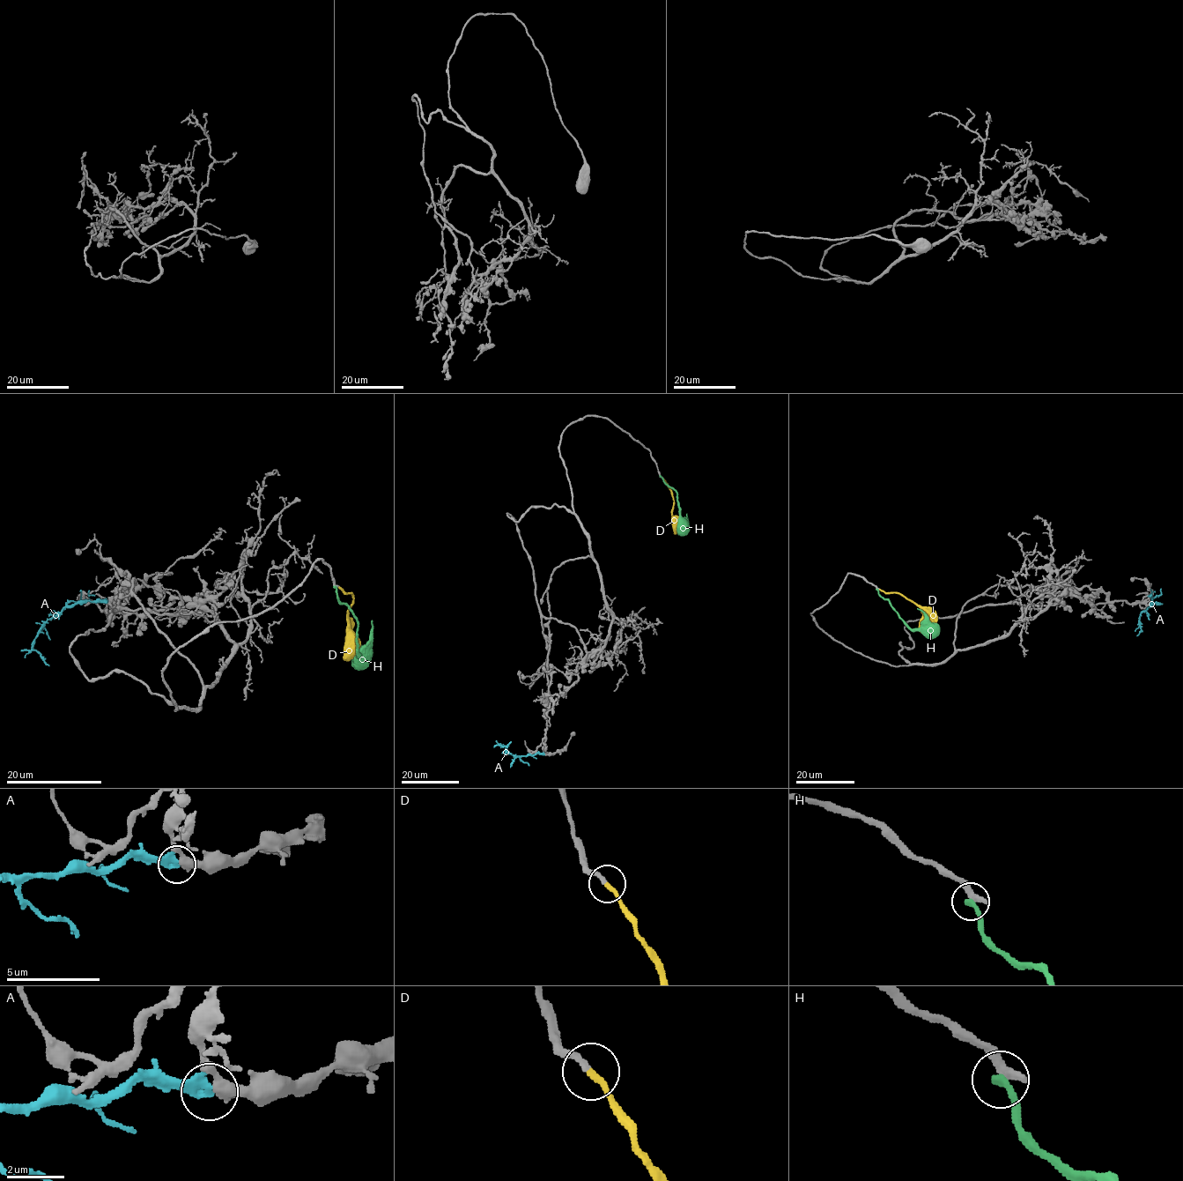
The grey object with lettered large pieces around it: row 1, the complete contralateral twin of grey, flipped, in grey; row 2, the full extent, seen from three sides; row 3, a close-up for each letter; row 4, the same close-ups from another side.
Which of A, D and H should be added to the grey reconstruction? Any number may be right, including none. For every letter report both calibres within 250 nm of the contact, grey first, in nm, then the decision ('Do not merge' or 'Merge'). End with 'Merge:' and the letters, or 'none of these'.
A: Thickness 320 nm (grey) against 360 nm. Do not merge
D: Thickness 240 nm (grey) against 240 nm. Merge
H: Thickness 400 nm (grey) against 320 nm. Do not merge
Merge: D

